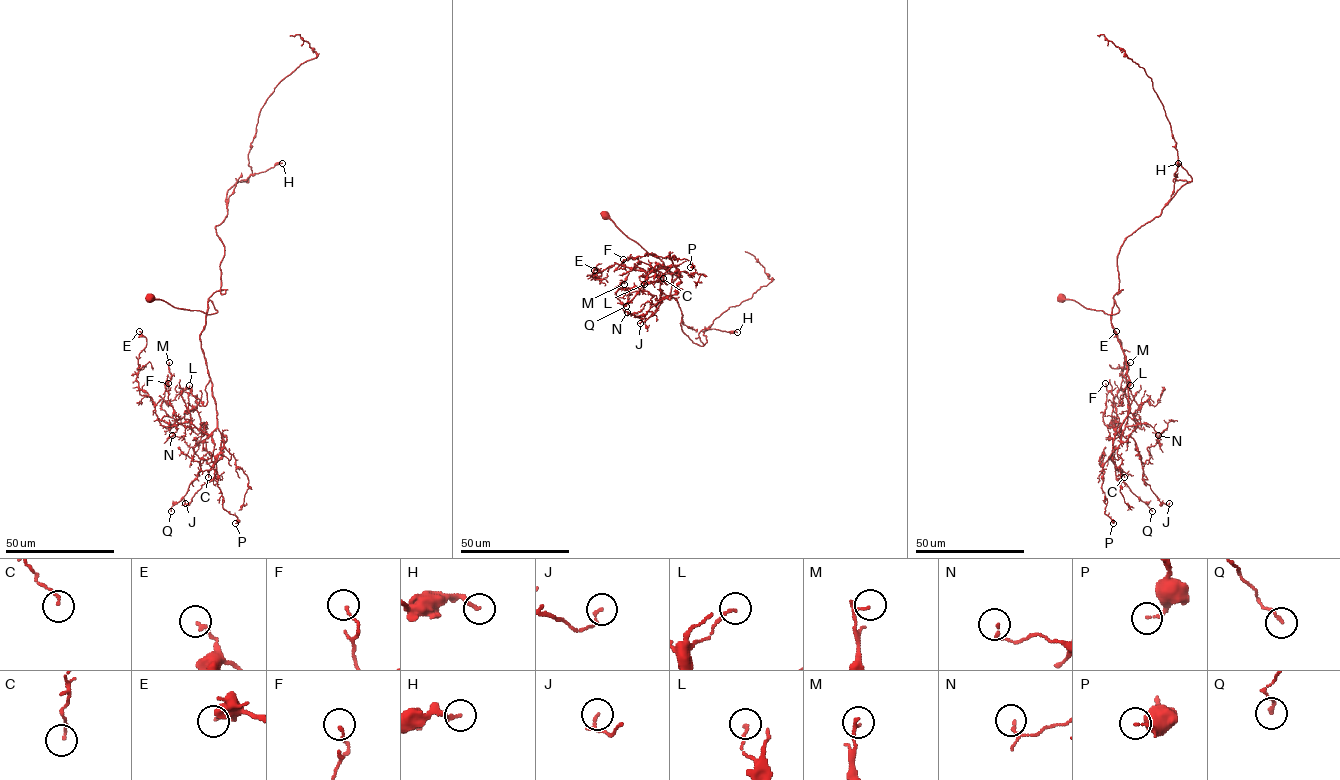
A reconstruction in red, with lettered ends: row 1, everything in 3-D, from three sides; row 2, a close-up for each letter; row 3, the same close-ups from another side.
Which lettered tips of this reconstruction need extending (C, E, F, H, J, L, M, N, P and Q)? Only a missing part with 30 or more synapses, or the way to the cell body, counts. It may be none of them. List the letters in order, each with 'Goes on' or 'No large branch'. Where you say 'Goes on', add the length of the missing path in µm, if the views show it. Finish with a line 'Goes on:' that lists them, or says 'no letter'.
C: No large branch
E: No large branch
F: No large branch
H: No large branch
J: No large branch
L: No large branch
M: No large branch
N: No large branch
P: No large branch
Q: No large branch
Goes on: no letter

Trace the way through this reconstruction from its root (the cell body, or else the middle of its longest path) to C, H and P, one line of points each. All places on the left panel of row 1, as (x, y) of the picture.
C: (150, 299), (208, 314), (217, 311), (209, 300), (200, 335), (217, 413), (212, 433), (215, 460), (208, 477)
H: (150, 299), (217, 312), (208, 298), (227, 289), (215, 228), (227, 191), (282, 163)
P: (150, 299), (217, 311), (209, 300), (200, 339), (223, 440), (213, 469), (222, 506), (235, 523)

